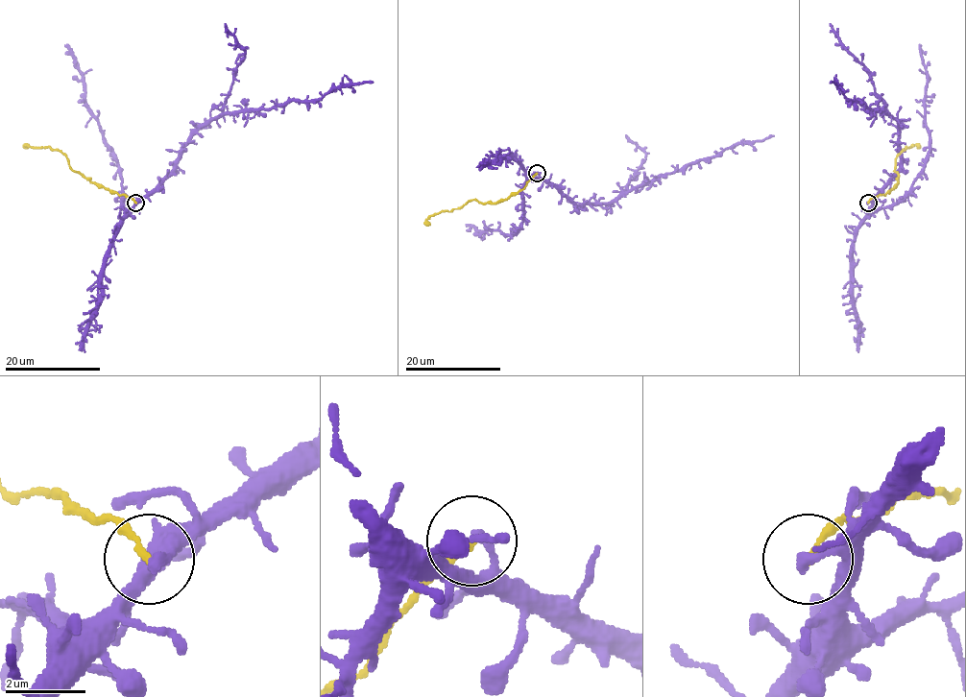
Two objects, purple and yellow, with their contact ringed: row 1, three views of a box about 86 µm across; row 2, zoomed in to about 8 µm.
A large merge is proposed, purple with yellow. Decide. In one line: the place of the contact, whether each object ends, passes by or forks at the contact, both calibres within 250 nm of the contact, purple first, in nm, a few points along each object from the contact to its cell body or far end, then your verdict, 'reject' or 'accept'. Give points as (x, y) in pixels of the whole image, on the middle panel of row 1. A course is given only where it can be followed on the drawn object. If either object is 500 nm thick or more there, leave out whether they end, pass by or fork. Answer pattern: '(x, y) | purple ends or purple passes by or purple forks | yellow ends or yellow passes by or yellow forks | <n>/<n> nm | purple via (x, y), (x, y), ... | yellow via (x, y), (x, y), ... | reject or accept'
(537, 173) | purple ends | yellow ends | 240/180 nm | purple via (536, 173), (574, 204), (609, 204), (662, 175), (718, 156), (735, 144), (760, 142), (774, 135) | yellow via (536, 173), (521, 189), (506, 199), (492, 204), (470, 200), (449, 212), (434, 213), (426, 220), (430, 225) | reject

